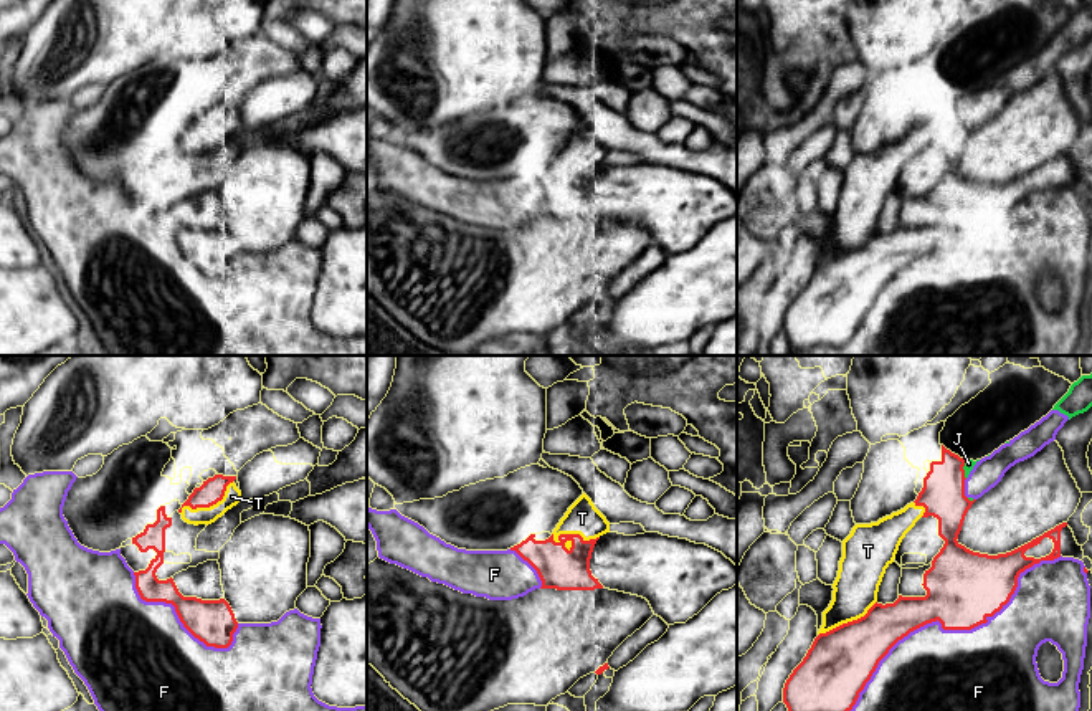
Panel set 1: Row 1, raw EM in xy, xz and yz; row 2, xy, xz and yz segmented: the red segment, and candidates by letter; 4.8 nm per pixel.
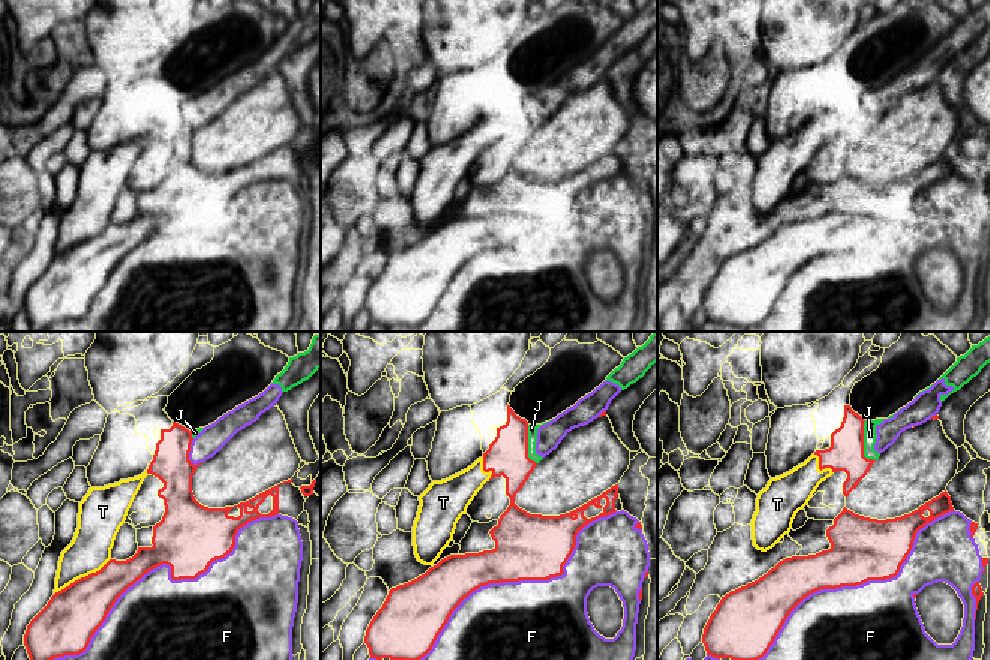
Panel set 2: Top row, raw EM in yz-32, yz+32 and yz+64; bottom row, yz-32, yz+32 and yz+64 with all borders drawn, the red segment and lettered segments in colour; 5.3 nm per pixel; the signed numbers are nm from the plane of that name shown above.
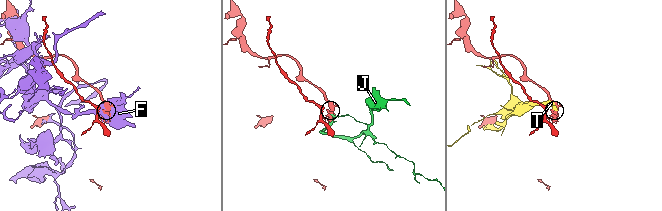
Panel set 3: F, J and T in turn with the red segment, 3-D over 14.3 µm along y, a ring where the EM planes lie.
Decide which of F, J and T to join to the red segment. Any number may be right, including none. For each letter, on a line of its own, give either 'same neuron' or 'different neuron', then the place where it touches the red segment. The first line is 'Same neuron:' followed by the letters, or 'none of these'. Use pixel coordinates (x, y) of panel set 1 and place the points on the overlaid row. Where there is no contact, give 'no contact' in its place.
Same neuron: none of these
F: different neuron | yz (952, 629)
J: different neuron | yz (963, 470)
T: different neuron | xy (208, 506)

